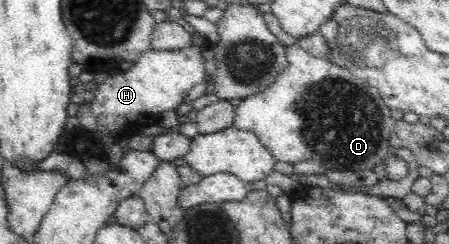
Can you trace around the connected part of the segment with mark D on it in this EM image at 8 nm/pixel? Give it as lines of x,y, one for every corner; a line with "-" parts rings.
297,45
286,46
286,54
288,65
275,77
275,81
265,89
243,98
234,108
234,126
237,129
253,132
275,161
292,165
300,161
312,161
325,170
359,173
373,170
391,155
387,149
396,120
378,89
364,83
348,69
325,58
315,57

